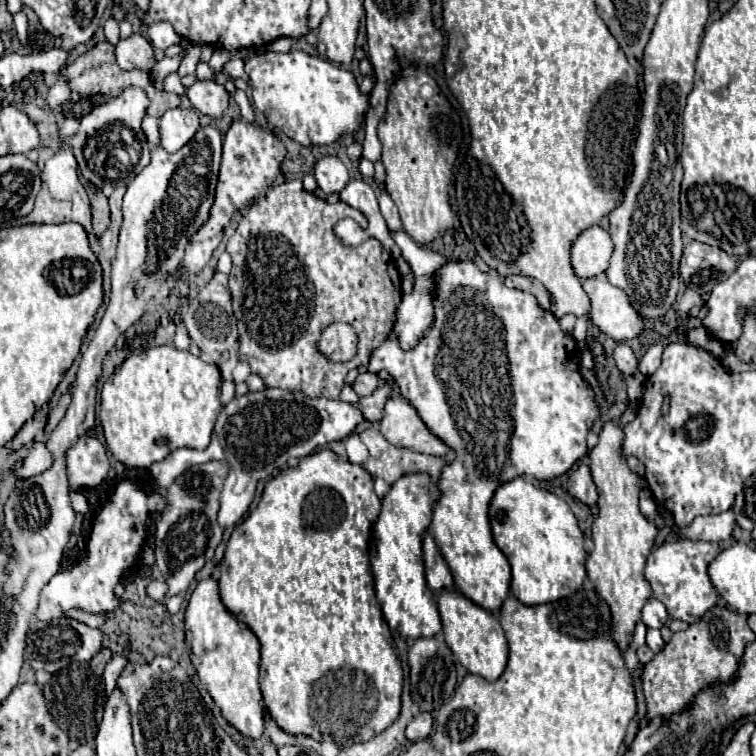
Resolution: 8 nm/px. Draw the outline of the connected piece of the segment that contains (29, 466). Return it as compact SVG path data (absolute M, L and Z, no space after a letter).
M34 442L32 448L28 450L28 456L24 458L22 466L16 468L12 474L14 474L16 478L26 480L26 478L30 478L30 476L36 476L36 474L44 472L44 470L50 468L50 466L52 466L52 456L50 456L46 444L44 444L44 442Z

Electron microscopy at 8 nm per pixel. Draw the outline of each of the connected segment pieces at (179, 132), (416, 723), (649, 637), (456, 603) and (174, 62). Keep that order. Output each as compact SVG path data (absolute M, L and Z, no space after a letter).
M188 108L166 110L160 118L160 146L166 152L178 152L200 128L198 114Z
M428 712L418 714L406 728L406 738L416 742L416 740L424 740L428 738L432 732L432 716Z
M652 628L647 629L646 633L646 644L654 650L654 652L660 652L664 648L664 640L660 636L658 630L652 630Z
M442 588L436 594L438 610L444 626L444 638L456 660L472 674L478 674L486 680L496 680L502 676L506 662L508 662L508 642L502 632L502 626L490 610L484 610L482 606L468 600L464 594L460 594L456 588Z
M184 50L182 54L178 54L178 56L162 58L160 62L154 64L154 68L150 70L150 74L152 74L152 82L154 82L154 86L156 86L158 90L162 90L164 78L166 78L170 72L176 72L176 70L178 70L178 66L180 66L180 62L182 62L184 56L186 56L186 50Z

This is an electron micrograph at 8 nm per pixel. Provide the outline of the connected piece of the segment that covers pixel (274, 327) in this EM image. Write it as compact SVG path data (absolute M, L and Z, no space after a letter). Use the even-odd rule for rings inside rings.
M292 180L272 186L266 194L266 202L254 202L242 216L234 236L228 240L226 252L232 256L230 292L240 332L240 360L244 360L252 374L258 374L268 388L292 392L300 390L310 398L324 396L336 400L344 386L344 376L352 368L368 364L372 350L388 338L388 332L394 326L396 308L402 300L400 272L396 262L374 238L356 248L340 244L334 238L332 228L338 220L348 216L354 218L362 228L368 226L366 216L360 210L354 210L346 202L328 204L326 200L306 192L302 188L302 180ZM334 322L346 322L356 330L356 356L348 362L332 362L316 348L322 328Z

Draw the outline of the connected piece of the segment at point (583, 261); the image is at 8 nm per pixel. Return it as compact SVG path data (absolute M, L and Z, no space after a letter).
M590 226L580 232L570 246L570 260L576 276L580 280L586 280L606 272L612 250L612 238L604 228Z

